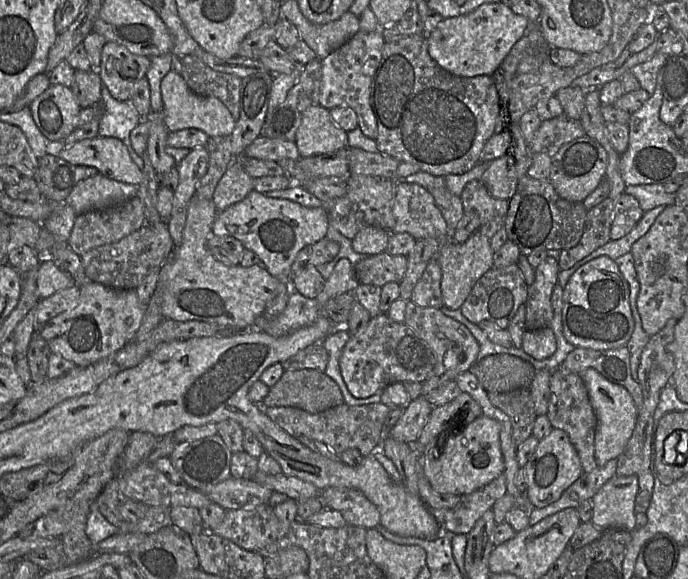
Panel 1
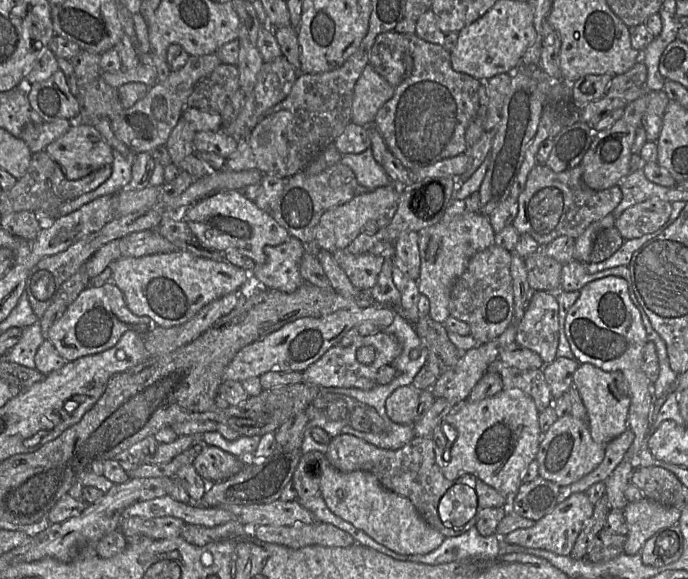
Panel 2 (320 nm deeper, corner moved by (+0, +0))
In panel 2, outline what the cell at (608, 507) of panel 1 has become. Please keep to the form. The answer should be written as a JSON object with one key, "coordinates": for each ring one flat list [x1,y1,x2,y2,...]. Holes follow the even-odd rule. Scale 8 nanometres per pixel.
{"coordinates":[[608,276,586,284,567,313,565,333,580,364,589,363,604,371,619,371,627,381,630,393,628,428,634,433,634,441,623,460,606,479,604,494,611,509,624,510,628,503,625,489,631,483,631,475,637,467,637,455,647,435,648,415,654,401,652,383,642,370,647,333,640,313,629,297,627,282,620,277]]}

